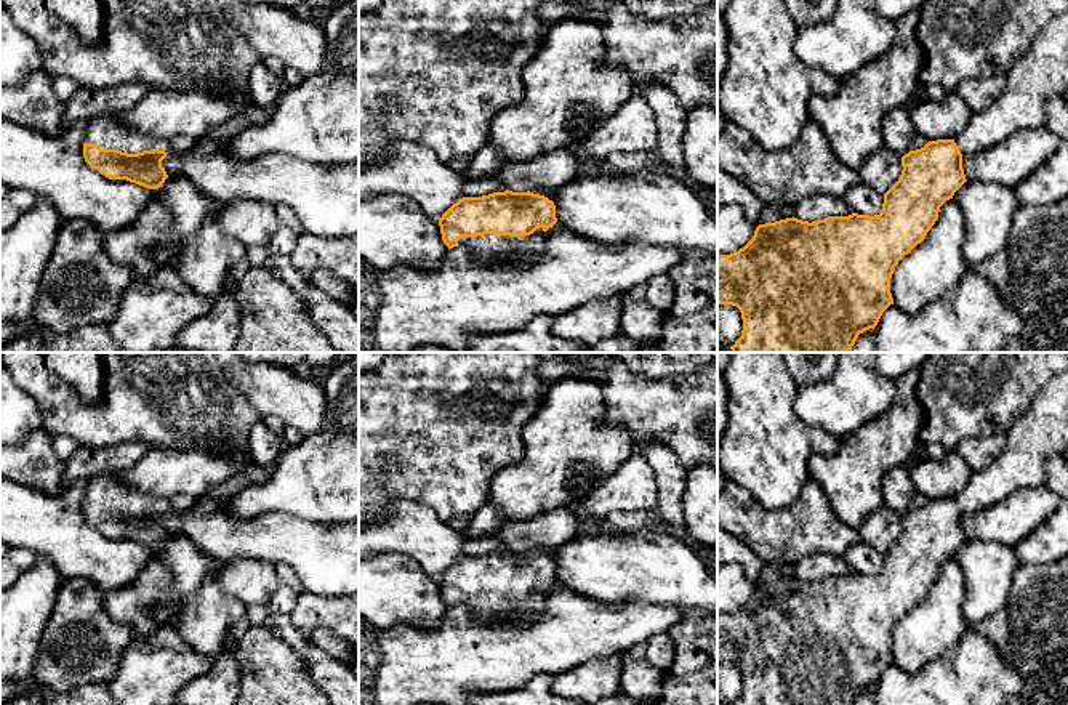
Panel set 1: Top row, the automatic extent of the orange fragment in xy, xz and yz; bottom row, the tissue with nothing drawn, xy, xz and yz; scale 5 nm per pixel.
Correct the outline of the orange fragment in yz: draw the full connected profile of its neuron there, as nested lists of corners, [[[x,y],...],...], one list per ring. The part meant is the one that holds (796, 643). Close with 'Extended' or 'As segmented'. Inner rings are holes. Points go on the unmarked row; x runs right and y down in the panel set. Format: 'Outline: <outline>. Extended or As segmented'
Outline: [[[1068,370],[1054,377],[1031,401],[1026,412],[1012,423],[1006,431],[1006,441],[1001,453],[994,461],[980,469],[974,471],[967,485],[954,498],[937,498],[929,500],[924,506],[909,510],[901,516],[901,534],[898,540],[884,553],[884,562],[879,574],[858,574],[852,572],[849,575],[828,575],[818,580],[802,580],[797,577],[786,577],[775,582],[759,583],[754,590],[753,598],[738,610],[730,614],[717,614],[717,663],[732,663],[737,665],[741,671],[743,689],[741,695],[735,700],[733,705],[853,705],[858,694],[874,687],[882,675],[882,671],[893,663],[890,652],[890,638],[898,620],[908,614],[917,602],[921,602],[930,586],[938,578],[940,566],[953,558],[954,551],[967,540],[962,527],[962,516],[967,513],[975,513],[996,503],[1002,502],[1014,492],[1025,487],[1039,487],[1046,484],[1046,463],[1054,455],[1063,455],[1068,449]]]. Extended

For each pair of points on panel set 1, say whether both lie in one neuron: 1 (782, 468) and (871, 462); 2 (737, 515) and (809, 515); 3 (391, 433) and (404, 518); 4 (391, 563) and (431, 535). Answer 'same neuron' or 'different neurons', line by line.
1: different neurons
2: same neuron
3: different neurons
4: different neurons

